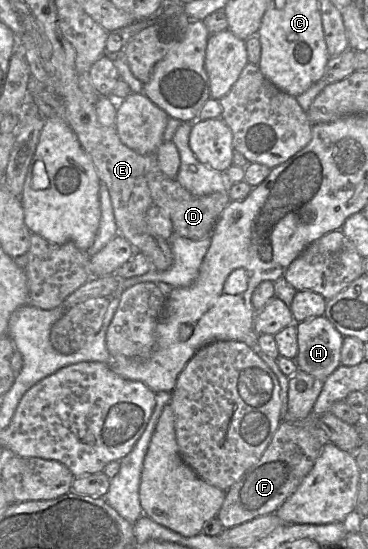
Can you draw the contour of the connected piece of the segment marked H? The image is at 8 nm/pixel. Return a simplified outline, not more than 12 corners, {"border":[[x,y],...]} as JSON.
{"border":[[323,315],[296,323],[298,370],[326,379],[343,336]]}

